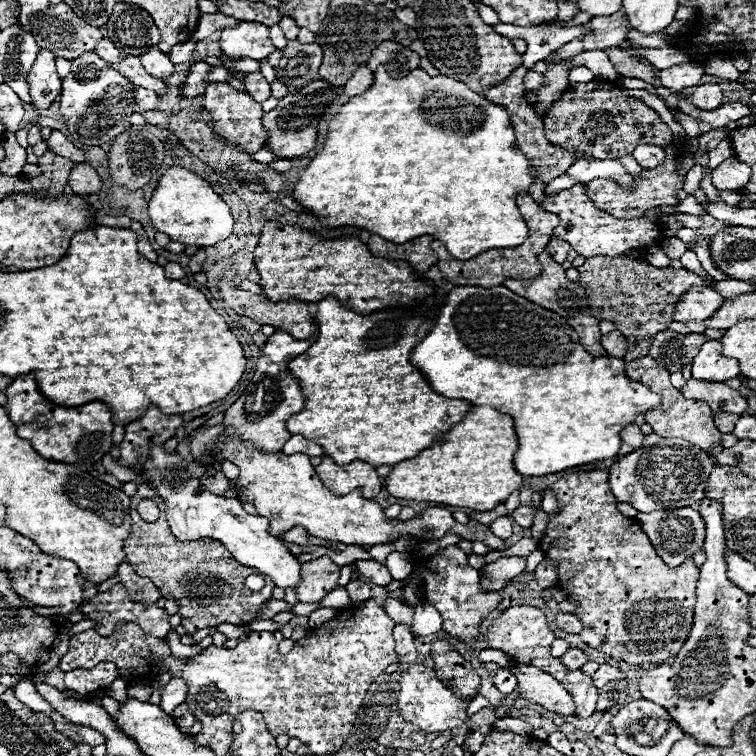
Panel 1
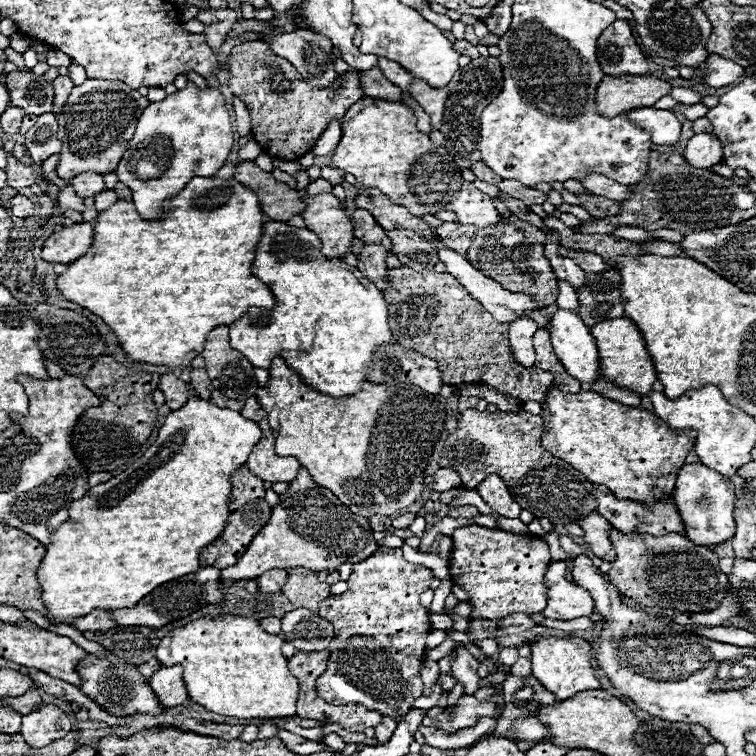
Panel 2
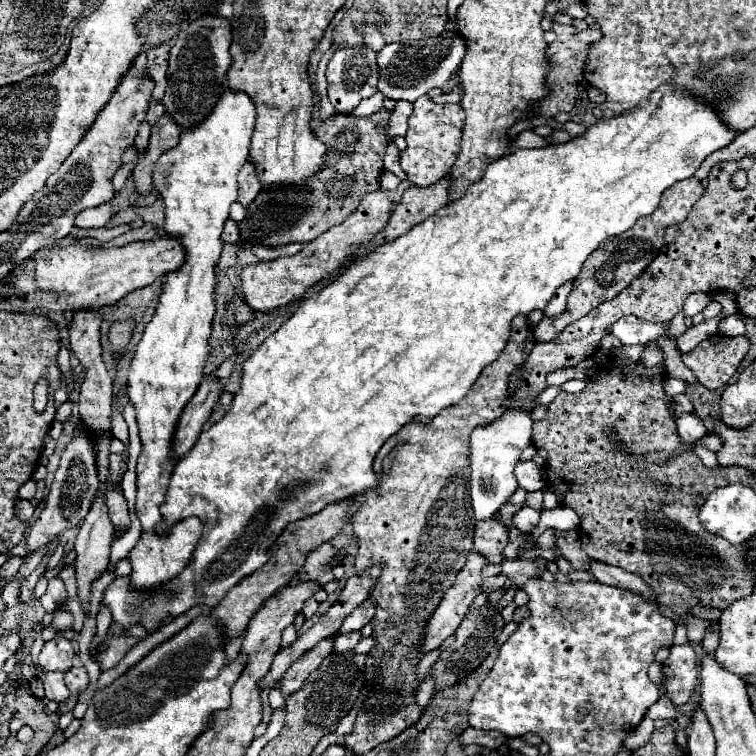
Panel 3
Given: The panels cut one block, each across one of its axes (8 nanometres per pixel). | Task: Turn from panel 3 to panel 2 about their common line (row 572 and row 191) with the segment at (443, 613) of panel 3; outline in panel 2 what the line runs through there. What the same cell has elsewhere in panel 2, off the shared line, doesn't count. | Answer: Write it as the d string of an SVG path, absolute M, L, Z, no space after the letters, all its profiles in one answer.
M464 184L454 200L448 204L448 210L458 214L458 224L470 224L470 226L488 226L496 224L498 210L492 204L492 198L488 194L482 194L476 186Z

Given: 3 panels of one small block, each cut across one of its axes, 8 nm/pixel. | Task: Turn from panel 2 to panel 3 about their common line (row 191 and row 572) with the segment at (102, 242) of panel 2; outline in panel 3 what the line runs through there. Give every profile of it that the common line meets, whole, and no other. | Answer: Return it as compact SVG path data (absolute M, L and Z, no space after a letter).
M662 82L652 92L648 104L644 106L640 104L638 108L632 108L632 112L628 114L618 114L618 116L612 116L610 120L600 120L588 126L582 136L576 136L564 144L550 144L546 148L516 150L508 156L494 160L486 168L486 176L482 176L480 182L472 184L462 198L450 202L446 208L440 208L438 214L426 218L422 224L416 224L404 236L398 236L396 240L374 248L360 260L354 260L350 268L344 270L332 284L322 288L316 296L310 296L304 302L300 302L298 310L272 336L268 336L262 342L262 346L242 364L244 368L242 384L226 416L220 422L216 422L210 430L198 436L198 442L192 446L192 450L186 456L180 458L180 462L172 472L166 504L162 504L164 524L170 526L174 524L174 520L178 522L188 516L198 516L204 522L204 534L196 546L196 560L192 560L178 578L172 578L170 582L166 582L164 586L160 586L156 592L150 592L150 594L132 592L130 578L118 576L108 586L104 596L104 602L112 608L112 620L122 624L124 628L128 628L130 624L144 624L146 628L154 628L154 624L160 626L162 622L180 616L182 612L186 612L196 604L212 608L224 598L224 594L234 584L238 584L240 578L252 574L266 562L266 550L274 544L274 540L286 528L286 524L318 514L328 504L358 498L374 490L378 484L378 476L372 470L372 462L378 450L382 448L382 444L392 434L396 434L410 420L430 422L430 418L440 414L444 408L458 404L468 394L474 380L480 376L482 368L494 362L502 352L502 348L506 346L508 334L510 334L510 322L514 316L530 314L532 310L544 310L552 300L552 296L556 294L556 290L580 274L584 260L606 238L626 232L636 224L638 218L652 214L660 204L660 196L666 188L670 188L674 182L690 178L700 168L702 160L708 154L730 144L736 138L736 134L738 132L726 126L716 104L708 104L706 98L696 96L694 92L690 92L690 88L682 88L680 84L674 84L674 82Z

